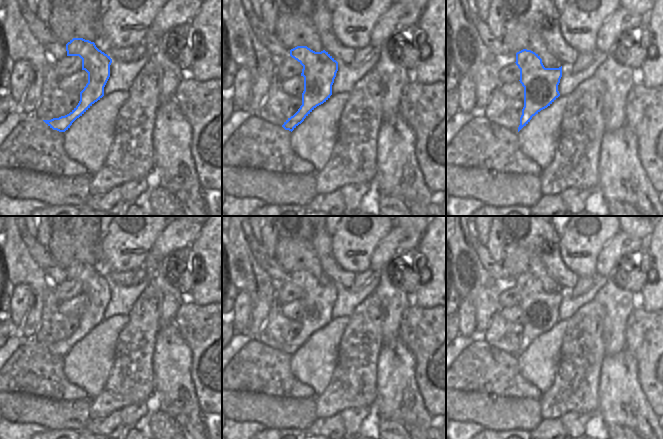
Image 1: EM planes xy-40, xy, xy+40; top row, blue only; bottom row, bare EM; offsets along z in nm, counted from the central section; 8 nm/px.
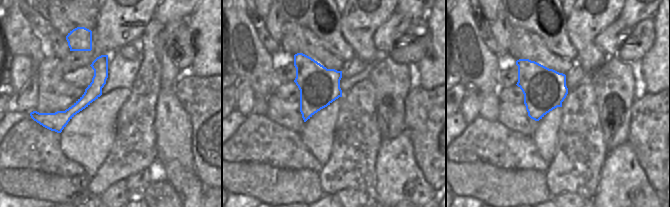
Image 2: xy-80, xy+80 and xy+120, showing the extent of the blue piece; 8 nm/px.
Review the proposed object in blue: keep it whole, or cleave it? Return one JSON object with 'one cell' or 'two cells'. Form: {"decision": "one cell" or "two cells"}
{"decision": "one cell"}

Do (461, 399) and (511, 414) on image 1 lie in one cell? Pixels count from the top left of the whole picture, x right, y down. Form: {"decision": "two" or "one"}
{"decision": "one"}

